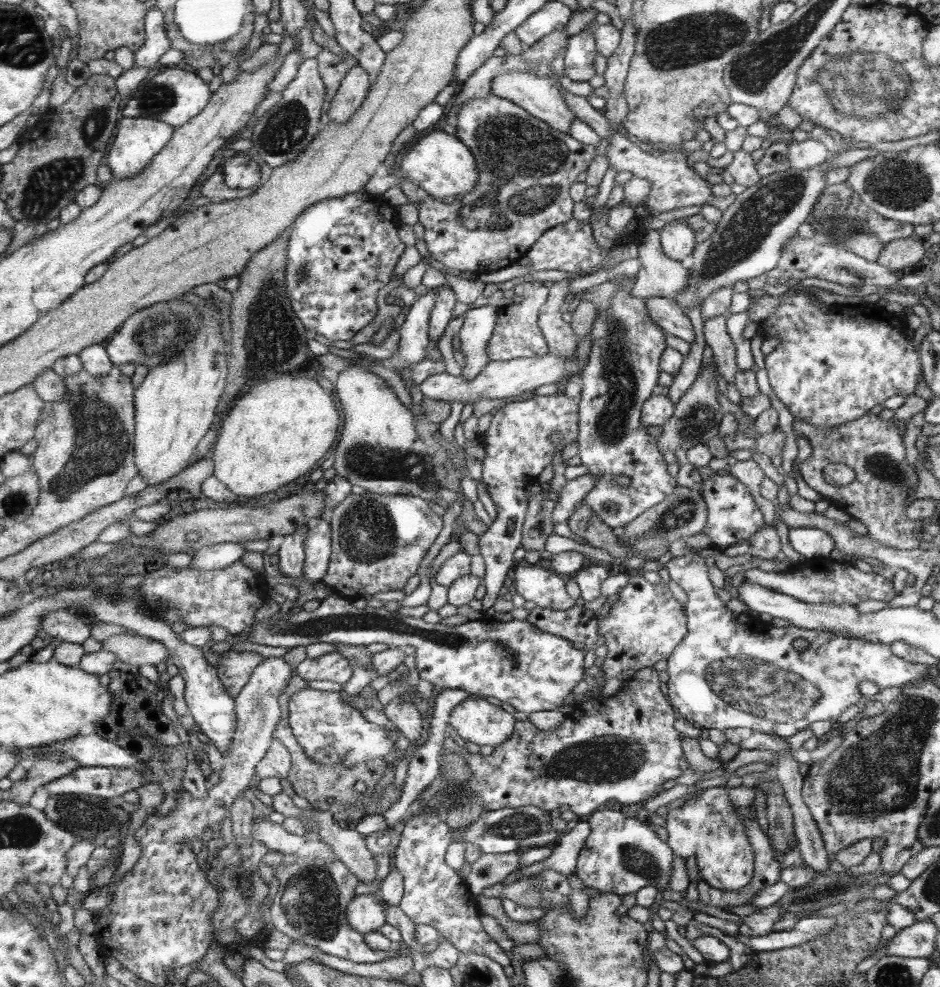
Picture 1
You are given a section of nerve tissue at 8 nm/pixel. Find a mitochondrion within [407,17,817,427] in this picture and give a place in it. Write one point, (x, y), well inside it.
(485, 214)

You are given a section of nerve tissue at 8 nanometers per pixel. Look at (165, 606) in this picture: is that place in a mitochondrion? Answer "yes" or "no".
yes

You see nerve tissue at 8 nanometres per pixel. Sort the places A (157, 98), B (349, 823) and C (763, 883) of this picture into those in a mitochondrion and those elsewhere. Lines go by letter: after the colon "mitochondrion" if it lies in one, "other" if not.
A: mitochondrion
B: other
C: other

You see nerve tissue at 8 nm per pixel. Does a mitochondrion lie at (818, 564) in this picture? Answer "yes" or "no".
no

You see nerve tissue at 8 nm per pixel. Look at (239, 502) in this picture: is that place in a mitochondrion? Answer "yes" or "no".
no

